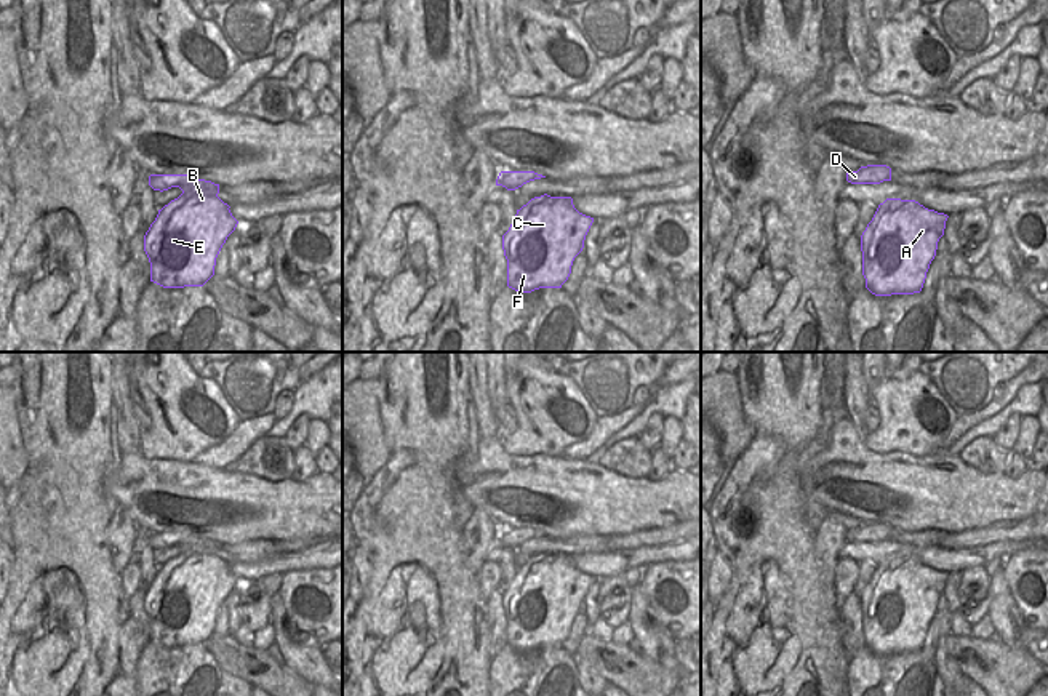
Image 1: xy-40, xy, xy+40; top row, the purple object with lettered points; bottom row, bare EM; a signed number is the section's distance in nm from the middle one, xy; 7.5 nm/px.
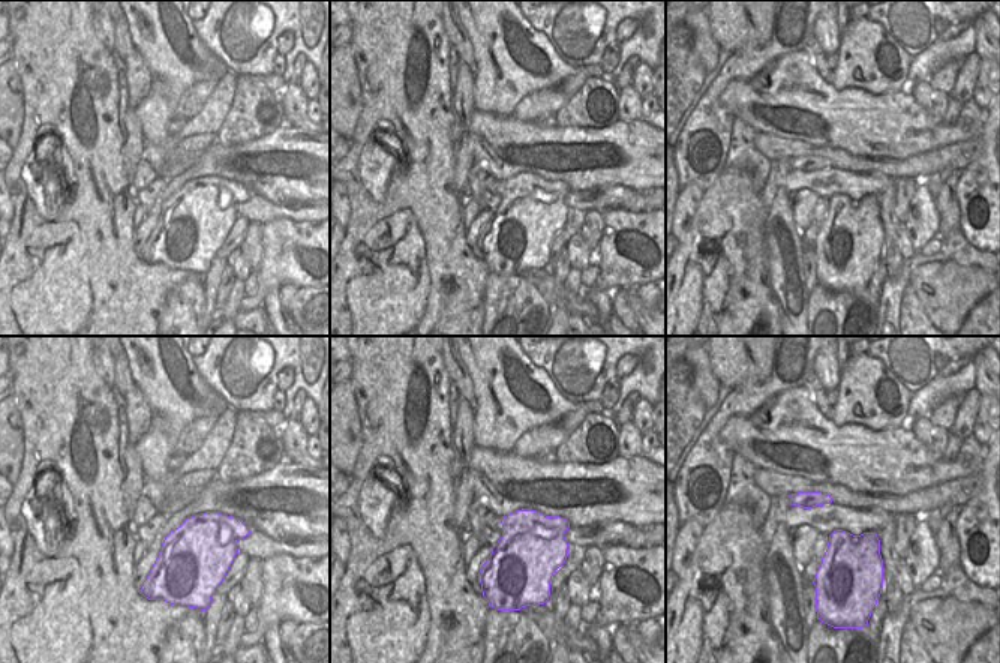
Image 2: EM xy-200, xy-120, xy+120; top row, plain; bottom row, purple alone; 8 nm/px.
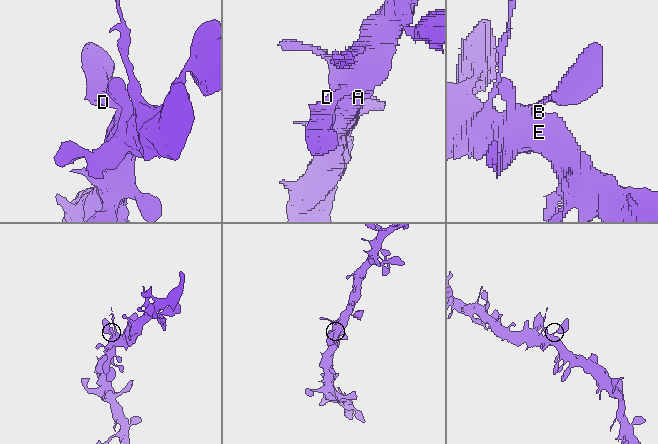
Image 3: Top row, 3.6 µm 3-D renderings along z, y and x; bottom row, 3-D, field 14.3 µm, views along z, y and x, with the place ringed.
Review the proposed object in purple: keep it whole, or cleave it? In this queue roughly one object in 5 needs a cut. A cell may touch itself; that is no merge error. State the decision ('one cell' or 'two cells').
one cell

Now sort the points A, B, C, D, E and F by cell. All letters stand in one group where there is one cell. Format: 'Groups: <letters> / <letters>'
Groups: A B C D E F

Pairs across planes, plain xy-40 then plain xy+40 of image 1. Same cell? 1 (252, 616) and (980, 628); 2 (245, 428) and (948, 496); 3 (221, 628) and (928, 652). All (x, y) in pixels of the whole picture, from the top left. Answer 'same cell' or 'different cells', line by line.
1: different cells
2: different cells
3: same cell

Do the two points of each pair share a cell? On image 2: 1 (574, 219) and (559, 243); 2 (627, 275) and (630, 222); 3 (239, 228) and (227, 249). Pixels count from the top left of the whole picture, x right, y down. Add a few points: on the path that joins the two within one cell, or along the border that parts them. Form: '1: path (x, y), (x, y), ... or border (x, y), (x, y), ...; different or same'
1: path (573, 225), (562, 237); same
2: path (624, 260), (613, 245), (615, 231); same
3: path (237, 233), (230, 245); same

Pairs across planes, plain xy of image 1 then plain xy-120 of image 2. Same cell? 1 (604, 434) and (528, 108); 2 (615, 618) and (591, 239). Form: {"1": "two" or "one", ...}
{"1": "one", "2": "two"}

